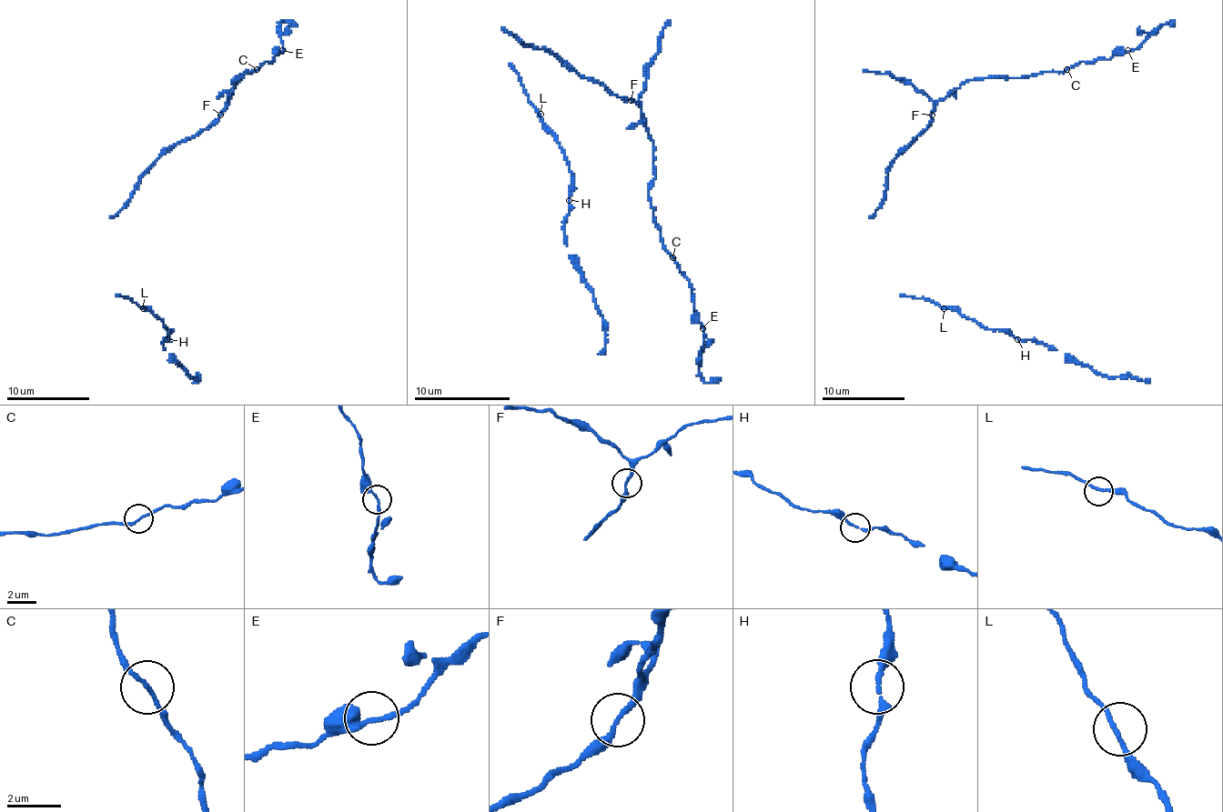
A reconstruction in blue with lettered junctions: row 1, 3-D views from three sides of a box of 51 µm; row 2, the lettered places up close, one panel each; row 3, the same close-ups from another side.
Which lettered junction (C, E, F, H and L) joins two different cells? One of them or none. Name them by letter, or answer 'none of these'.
none of these

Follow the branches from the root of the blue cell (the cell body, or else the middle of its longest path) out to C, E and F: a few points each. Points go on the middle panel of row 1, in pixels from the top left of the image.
C: (535, 46), (550, 49), (581, 75), (641, 109), (653, 140), (655, 178), (648, 200), (662, 248), (672, 258)
E: (535, 46), (550, 49), (641, 109), (653, 140), (653, 219), (662, 248), (692, 286), (703, 327)
F: (535, 46), (550, 49), (581, 75), (605, 85), (620, 97), (631, 99)

